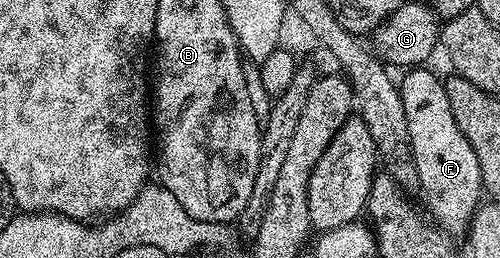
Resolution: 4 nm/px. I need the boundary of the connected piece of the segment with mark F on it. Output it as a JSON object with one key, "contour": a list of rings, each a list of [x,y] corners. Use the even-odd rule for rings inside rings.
{"contour":[[[411,67],[398,82],[401,103],[405,107],[405,120],[409,122],[409,143],[413,147],[413,159],[417,167],[417,179],[421,198],[427,204],[430,220],[444,234],[466,234],[467,226],[484,192],[481,167],[469,139],[465,139],[456,120],[453,107],[449,107],[449,95],[440,76],[426,67]],[[431,212],[431,213],[430,213]]]}

